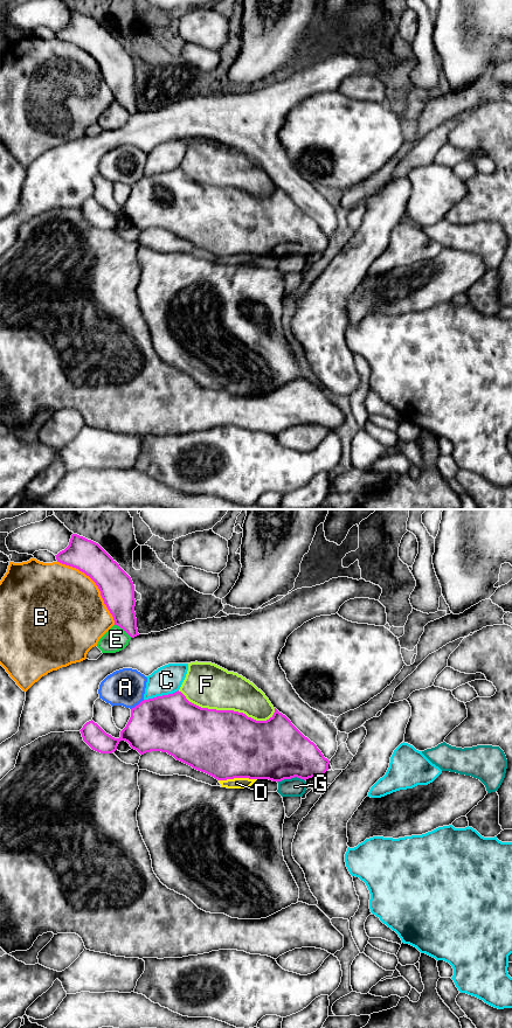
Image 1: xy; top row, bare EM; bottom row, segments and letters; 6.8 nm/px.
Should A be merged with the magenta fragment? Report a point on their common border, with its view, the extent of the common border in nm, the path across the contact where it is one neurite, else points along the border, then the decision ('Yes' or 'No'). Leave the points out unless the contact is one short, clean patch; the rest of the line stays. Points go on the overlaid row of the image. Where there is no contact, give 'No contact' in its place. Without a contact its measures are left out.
Touches magenta at xy (138, 704). Shared border 120 nm. No

